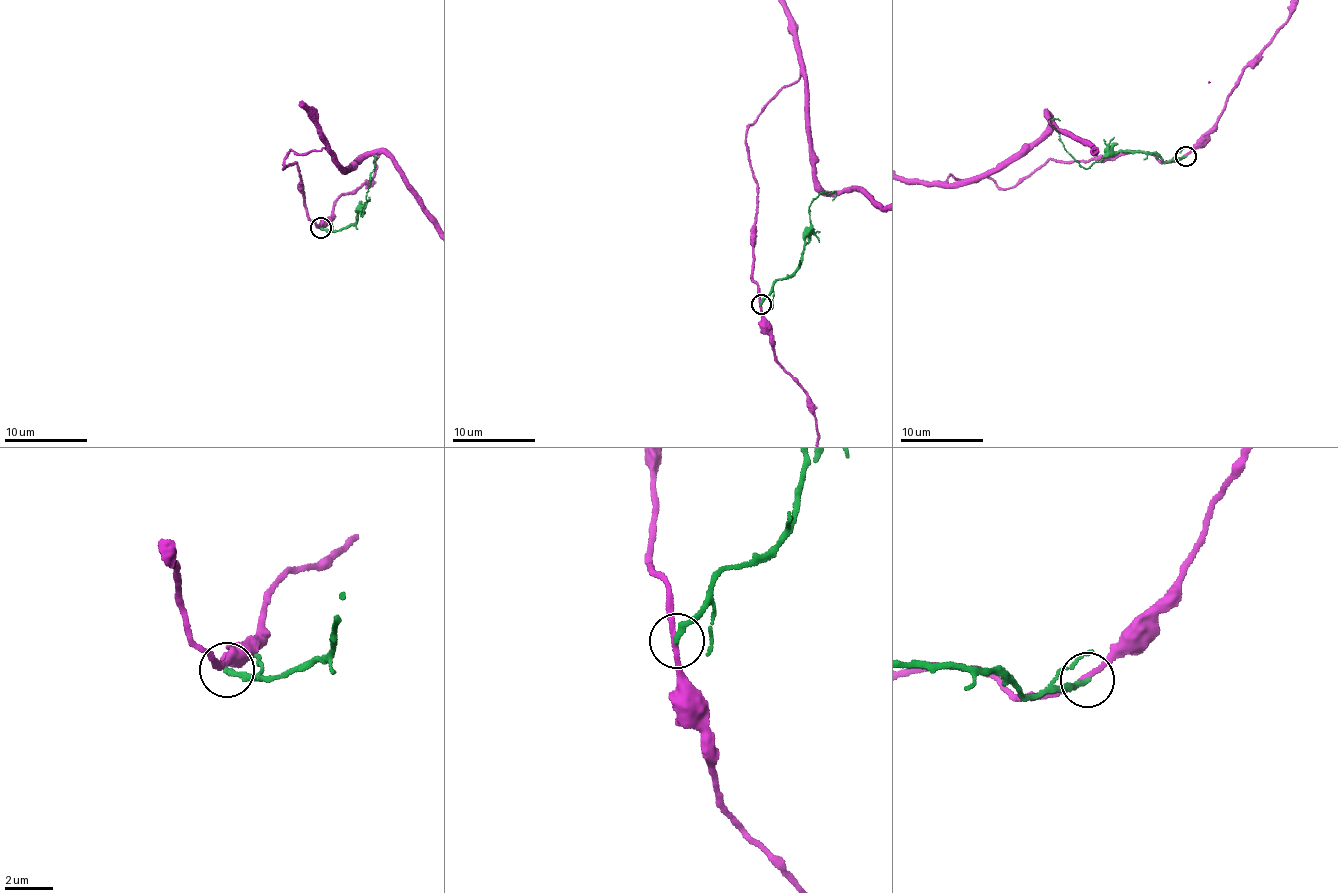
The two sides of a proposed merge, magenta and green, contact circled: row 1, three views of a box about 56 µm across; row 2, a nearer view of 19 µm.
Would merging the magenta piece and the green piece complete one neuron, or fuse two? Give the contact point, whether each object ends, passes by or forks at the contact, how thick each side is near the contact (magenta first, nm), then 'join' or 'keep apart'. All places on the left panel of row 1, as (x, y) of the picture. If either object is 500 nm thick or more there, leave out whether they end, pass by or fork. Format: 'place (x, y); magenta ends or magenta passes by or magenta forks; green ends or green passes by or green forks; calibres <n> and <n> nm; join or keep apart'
place (320, 228); magenta passes by; green ends; calibres 200 and 240 nm; keep apart

